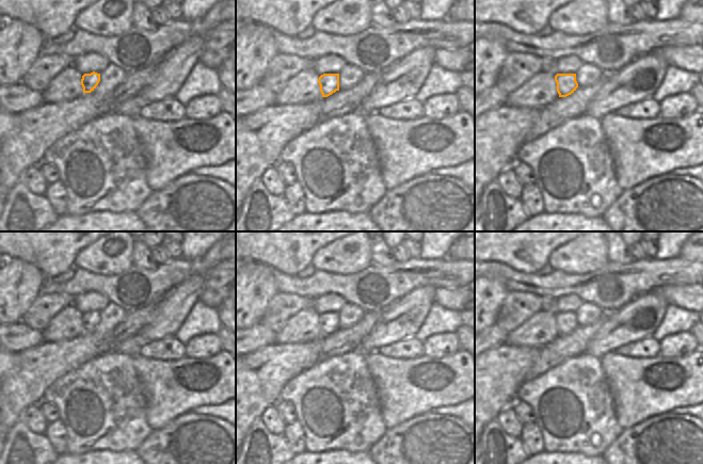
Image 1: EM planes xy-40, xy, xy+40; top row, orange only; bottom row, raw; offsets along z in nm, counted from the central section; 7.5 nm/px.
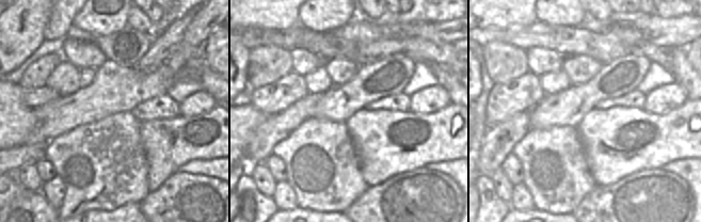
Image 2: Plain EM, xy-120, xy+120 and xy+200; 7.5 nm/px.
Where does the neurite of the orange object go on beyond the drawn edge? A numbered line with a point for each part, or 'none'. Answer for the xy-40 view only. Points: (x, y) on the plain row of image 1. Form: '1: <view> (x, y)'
none.

